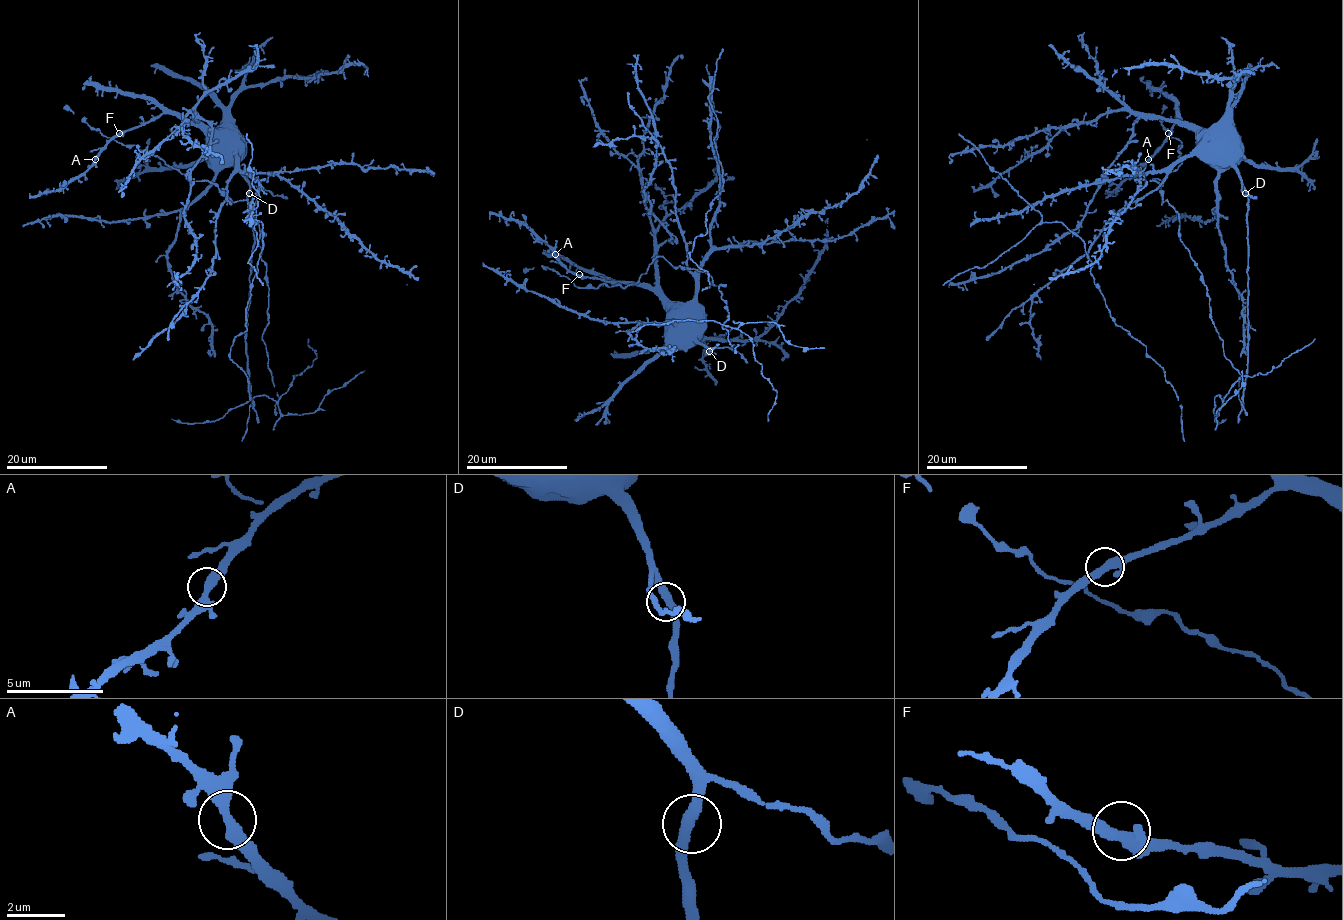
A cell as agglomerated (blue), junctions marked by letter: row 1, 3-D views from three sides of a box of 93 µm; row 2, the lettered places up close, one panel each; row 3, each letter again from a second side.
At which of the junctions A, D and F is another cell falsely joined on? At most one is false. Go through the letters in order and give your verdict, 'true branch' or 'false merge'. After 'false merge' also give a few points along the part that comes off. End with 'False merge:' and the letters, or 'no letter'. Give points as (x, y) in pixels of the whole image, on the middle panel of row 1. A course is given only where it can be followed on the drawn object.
A: true branch
D: true branch
F: true branch
False merge: no letter

